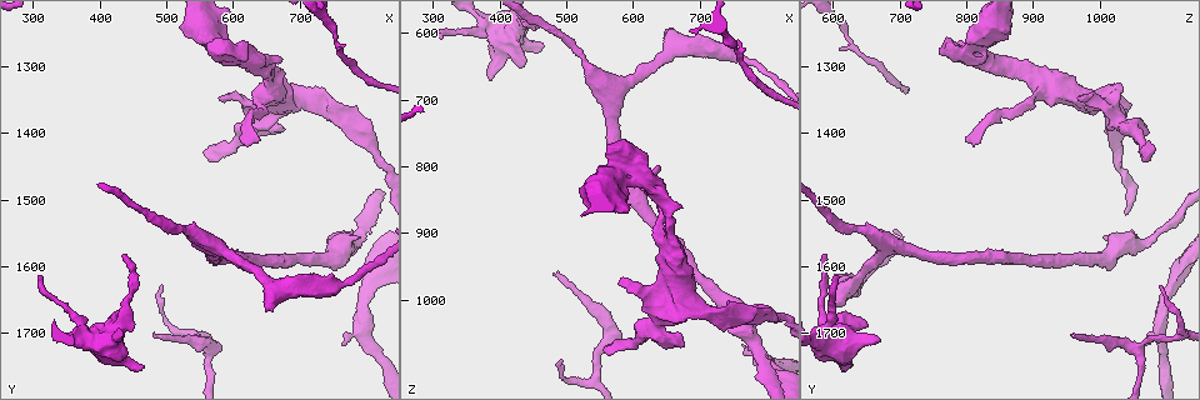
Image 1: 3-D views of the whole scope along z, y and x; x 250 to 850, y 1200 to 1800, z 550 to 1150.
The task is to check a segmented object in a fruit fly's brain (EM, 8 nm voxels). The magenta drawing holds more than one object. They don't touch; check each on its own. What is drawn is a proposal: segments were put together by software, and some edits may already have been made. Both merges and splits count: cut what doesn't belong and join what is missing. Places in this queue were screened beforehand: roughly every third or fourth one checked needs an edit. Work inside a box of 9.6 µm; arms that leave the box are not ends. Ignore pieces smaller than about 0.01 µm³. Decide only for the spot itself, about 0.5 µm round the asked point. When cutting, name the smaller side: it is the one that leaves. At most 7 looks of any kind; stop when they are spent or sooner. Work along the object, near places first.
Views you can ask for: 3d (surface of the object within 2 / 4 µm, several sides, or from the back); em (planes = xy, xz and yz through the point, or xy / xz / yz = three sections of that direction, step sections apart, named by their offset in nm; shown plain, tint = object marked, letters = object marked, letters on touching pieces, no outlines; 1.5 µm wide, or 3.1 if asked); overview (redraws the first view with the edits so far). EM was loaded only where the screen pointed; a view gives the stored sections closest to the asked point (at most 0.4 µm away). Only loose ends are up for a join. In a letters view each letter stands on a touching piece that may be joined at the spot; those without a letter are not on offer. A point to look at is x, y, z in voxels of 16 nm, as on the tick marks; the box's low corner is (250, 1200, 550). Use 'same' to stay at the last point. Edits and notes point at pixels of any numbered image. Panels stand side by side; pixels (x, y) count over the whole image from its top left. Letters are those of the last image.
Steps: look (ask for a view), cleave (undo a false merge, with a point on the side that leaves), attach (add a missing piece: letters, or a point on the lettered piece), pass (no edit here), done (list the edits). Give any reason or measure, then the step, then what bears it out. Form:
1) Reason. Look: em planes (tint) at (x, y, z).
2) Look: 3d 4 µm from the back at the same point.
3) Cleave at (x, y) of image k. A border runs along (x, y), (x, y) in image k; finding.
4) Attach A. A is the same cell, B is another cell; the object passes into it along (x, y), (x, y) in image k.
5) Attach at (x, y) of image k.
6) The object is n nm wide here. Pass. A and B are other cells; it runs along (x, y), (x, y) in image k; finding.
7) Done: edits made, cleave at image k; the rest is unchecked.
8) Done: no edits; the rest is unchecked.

Tapers out. Look: em yz step 4 (letters) at (640, 1410, 800).

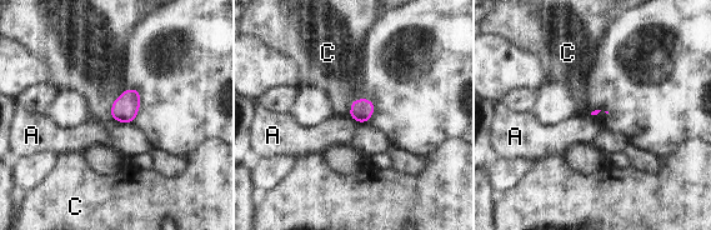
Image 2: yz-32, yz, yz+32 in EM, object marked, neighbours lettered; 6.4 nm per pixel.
Pass. A and C are other cells; a border runs along (124, 91), (111, 116), (131, 123) in image 2; none of them fits.

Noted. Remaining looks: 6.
An open end. Look: 3d 2 µm at (315, 1615, 605).

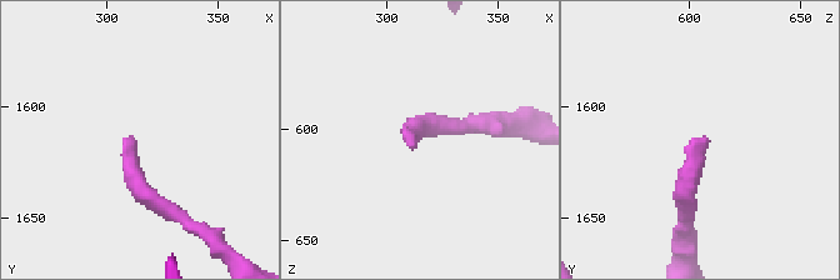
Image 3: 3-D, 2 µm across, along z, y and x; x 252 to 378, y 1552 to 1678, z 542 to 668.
Look: em xy step 4 (letters) at (315, 1616, 605).

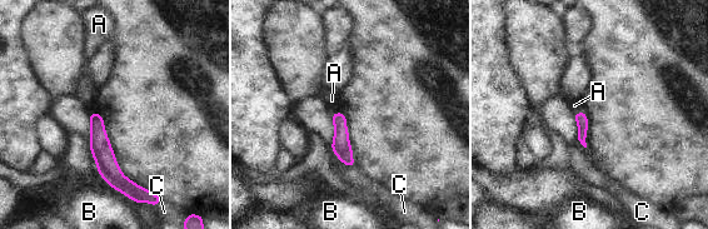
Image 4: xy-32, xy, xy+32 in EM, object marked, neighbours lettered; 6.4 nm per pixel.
Look: em planes (letters) at the same point.

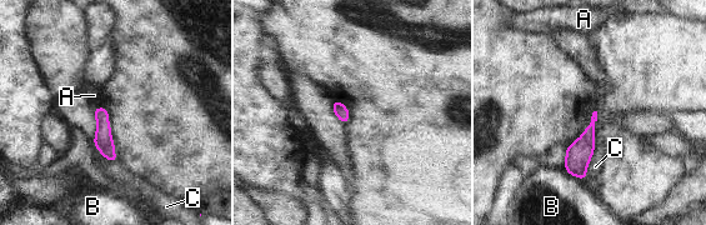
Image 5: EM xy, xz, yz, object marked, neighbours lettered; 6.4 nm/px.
The object is 80 nm wide here. Pass. A, B and C are other cells; a border runs along (101, 105), (93, 110) in image 5; none of them fits.

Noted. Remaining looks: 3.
Branch stops here. Look: 3d 4 µm at (460, 1750, 620).

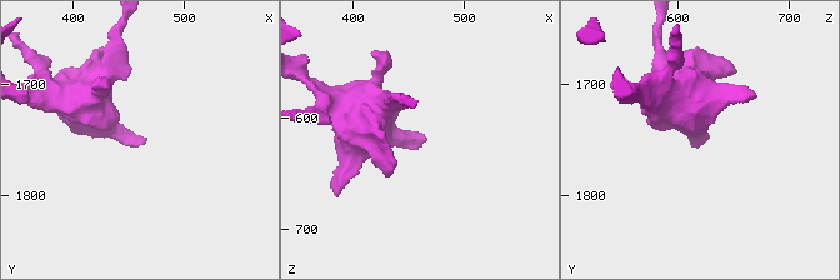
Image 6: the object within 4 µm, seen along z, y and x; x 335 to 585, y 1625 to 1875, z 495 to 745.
Shape alone is not enough. Look: em planes (letters) at (466, 1746, 622).

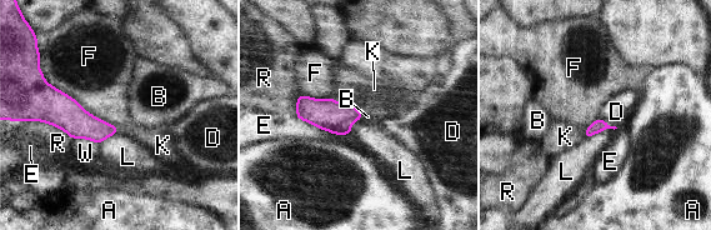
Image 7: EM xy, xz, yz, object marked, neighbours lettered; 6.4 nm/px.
The longest contact is with F, 550 nm. Attach K. K is the same cell, A, B, D, E, F, L, R and W are other cells; the object passes into it along (326, 114), (340, 103), (348, 80) in image 7; it goes on there.

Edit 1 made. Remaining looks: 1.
Done: edits made, attach at image 7; the rest is unchecked.

